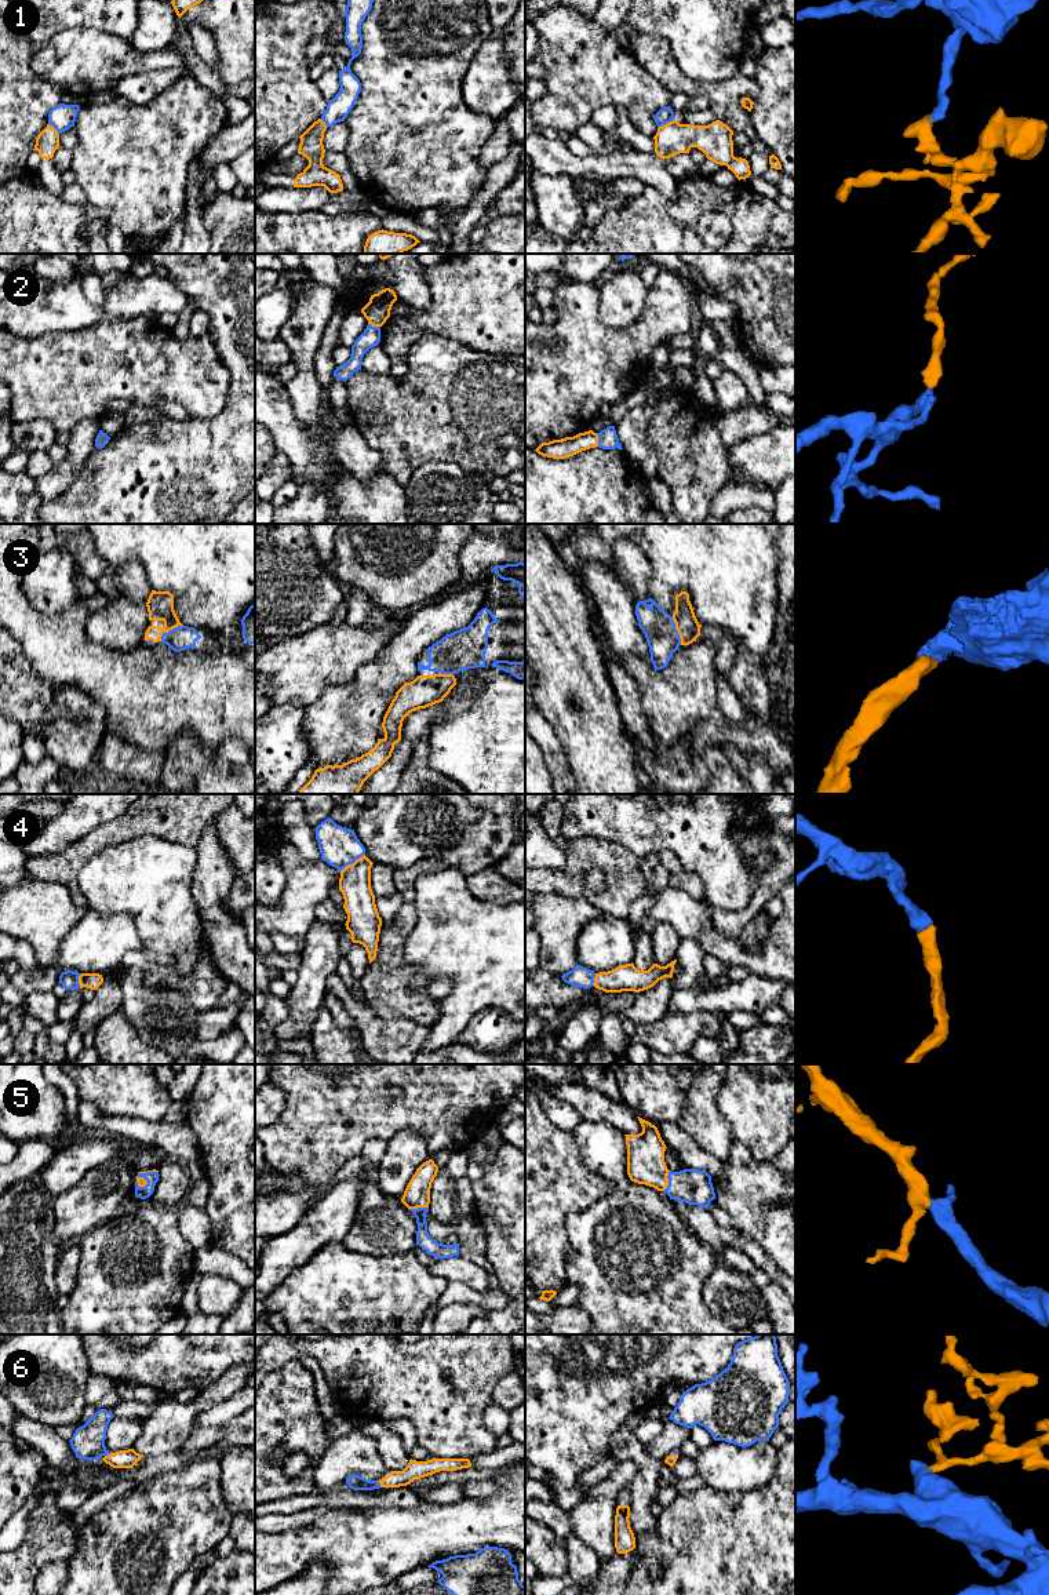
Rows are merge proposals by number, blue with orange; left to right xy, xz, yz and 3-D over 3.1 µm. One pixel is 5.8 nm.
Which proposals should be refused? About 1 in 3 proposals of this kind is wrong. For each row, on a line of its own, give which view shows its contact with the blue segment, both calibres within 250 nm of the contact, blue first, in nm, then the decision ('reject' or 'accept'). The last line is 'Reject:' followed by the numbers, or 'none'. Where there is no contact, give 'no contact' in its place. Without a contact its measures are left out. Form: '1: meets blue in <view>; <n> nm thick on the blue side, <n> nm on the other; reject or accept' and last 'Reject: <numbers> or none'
1: meets blue in yz; 90 nm thick on the blue side, 190 nm on the other; reject
2: meets blue in yz; 110 nm thick on the blue side, 120 nm on the other; accept
3: meets blue in yz; 190 nm thick on the blue side, 140 nm on the other; accept
4: meets blue in xz; 240 nm thick on the blue side, 190 nm on the other; accept
5: meets blue in yz; 200 nm thick on the blue side, 220 nm on the other; accept
6: meets blue in xz; 90 nm thick on the blue side, 110 nm on the other; accept
Reject: 1

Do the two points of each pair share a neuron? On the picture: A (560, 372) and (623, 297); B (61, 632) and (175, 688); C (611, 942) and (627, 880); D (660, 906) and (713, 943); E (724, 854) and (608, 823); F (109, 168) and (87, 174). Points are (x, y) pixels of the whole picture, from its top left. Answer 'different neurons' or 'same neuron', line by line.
A: different neurons
B: same neuron
C: different neurons
D: same neuron
E: same neuron
F: same neuron

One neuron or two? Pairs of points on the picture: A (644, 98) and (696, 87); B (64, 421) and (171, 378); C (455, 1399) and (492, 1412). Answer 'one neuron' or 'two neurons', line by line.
A: two neurons
B: one neuron
C: two neurons

